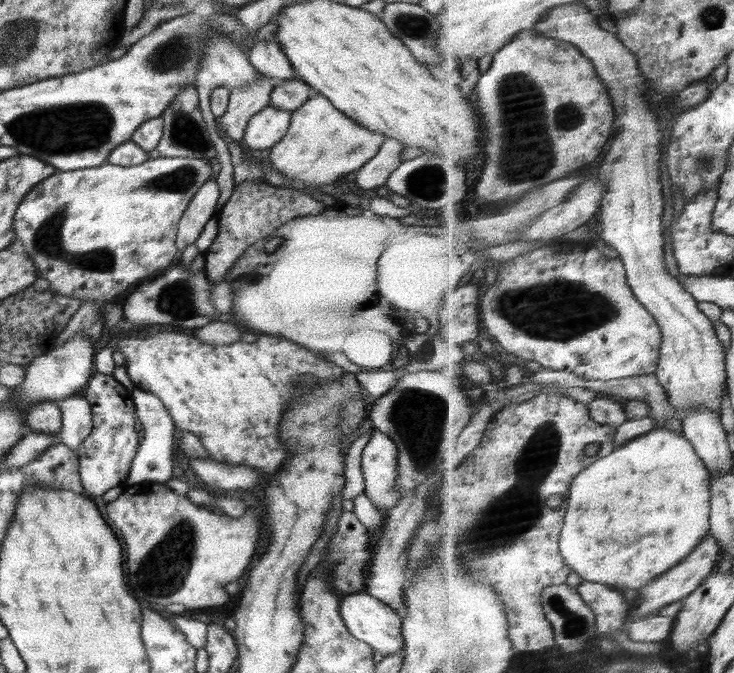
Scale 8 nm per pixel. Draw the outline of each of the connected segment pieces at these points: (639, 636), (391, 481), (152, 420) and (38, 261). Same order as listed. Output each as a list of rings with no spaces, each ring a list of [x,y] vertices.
[[[657,614],[635,620],[626,627],[626,633],[632,641],[656,643],[672,637],[676,624],[676,618]]]
[[[379,430],[372,432],[366,447],[362,449],[361,470],[365,482],[363,494],[385,516],[400,499],[396,490],[397,456],[396,444]]]
[[[135,388],[130,393],[135,404],[137,419],[142,423],[144,429],[144,439],[138,445],[136,456],[133,458],[123,486],[135,485],[138,482],[160,482],[160,484],[164,484],[172,478],[174,454],[179,452],[176,446],[176,425],[158,396],[154,396],[140,388]]]
[[[159,157],[147,159],[141,166],[115,166],[105,163],[103,166],[95,168],[82,168],[70,171],[56,171],[48,176],[38,185],[30,189],[22,201],[17,205],[12,219],[12,230],[14,238],[22,242],[24,250],[30,260],[34,262],[35,270],[39,277],[46,279],[50,283],[50,289],[60,295],[68,295],[80,299],[80,304],[84,301],[102,301],[102,303],[123,303],[126,296],[126,289],[132,285],[138,285],[146,280],[161,274],[166,268],[177,261],[180,252],[176,246],[177,232],[181,214],[188,207],[191,197],[194,196],[198,187],[210,179],[211,166],[208,160],[198,158],[173,158]]]

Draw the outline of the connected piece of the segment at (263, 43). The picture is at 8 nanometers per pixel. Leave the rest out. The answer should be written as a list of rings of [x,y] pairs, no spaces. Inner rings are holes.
[[[275,38],[256,41],[248,52],[248,60],[262,77],[270,78],[274,86],[286,79],[294,79],[290,61]]]

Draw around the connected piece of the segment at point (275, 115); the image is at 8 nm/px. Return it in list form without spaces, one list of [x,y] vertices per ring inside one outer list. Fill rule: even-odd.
[[[269,104],[250,118],[242,140],[248,150],[270,149],[284,137],[290,119],[291,111]]]

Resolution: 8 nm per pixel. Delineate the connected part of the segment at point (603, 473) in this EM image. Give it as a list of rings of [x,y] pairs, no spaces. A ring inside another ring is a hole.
[[[660,428],[584,469],[570,490],[562,554],[586,580],[642,588],[701,546],[713,530],[713,475],[683,433]]]

